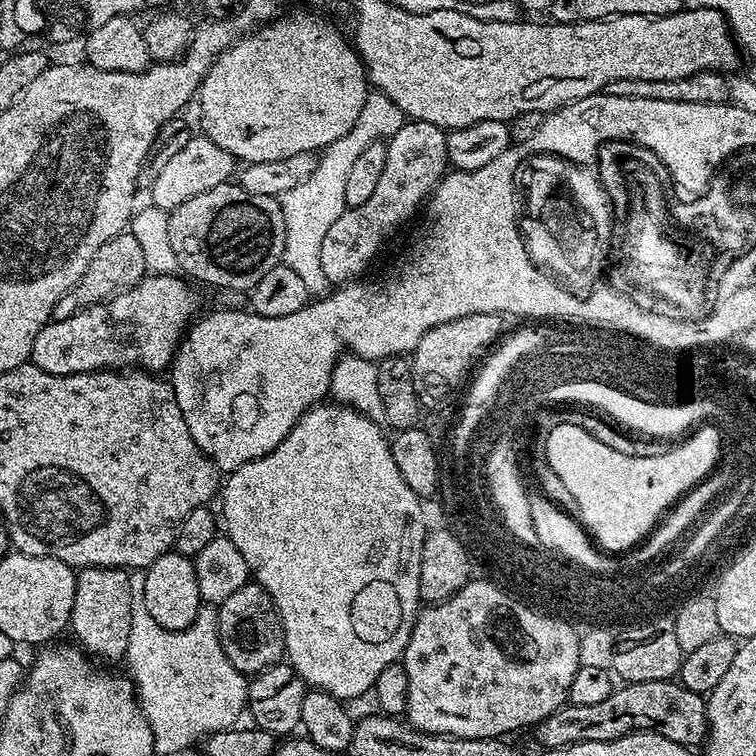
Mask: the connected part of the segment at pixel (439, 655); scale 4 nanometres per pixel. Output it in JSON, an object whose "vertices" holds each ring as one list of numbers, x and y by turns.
{"vertices":[[472,584,472,588,464,588,456,591,450,598,440,601,438,604,428,604,421,607,419,616,414,622,414,630,410,634,410,642,406,646,402,663,406,670,406,720,413,728,429,732,430,734,442,734,454,738,497,738,507,737,507,732,516,732,519,728,531,729,541,724,550,714,554,714,559,708,563,708,570,690,570,682,574,682,574,674,580,669,578,658,577,635,568,632,564,623,555,623,553,620,539,620,532,616,532,611,523,612,518,610,513,599,508,596,500,596,496,588,488,588,488,584]]}

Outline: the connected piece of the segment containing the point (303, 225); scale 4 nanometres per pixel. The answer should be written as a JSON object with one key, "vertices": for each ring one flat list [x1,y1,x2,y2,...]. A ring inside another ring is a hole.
{"vertices":[[369,91,366,102,354,126,336,142,332,142,316,161,313,174,293,189,284,191,278,198,286,225,286,242,284,243,282,262,305,283,309,295,325,295,330,288,326,274,321,266,323,239,335,219,347,208,345,202,345,185,355,159,365,148,377,141,385,141,401,129,406,122,404,112,381,92]]}

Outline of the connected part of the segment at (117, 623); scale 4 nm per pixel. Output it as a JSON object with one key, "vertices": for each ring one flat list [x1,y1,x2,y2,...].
{"vertices":[[81,568,79,569,76,578,76,594,74,598,74,610,72,611,72,622,70,625,70,632,76,635,75,643,89,657,95,658,100,662,108,662,104,660,120,660,123,661,128,654,128,643,130,642,130,578,129,573,122,568]]}

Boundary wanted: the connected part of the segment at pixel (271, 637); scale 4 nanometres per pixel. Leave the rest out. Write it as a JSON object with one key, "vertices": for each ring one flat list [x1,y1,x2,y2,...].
{"vertices":[[249,582,242,586,242,590,230,594,230,598,226,598,226,602,218,606,215,617,220,631,222,650,226,650,230,666,234,666,234,670,238,670,246,678,262,674,270,670,270,666,285,659,284,627,270,594,266,594,261,584]]}

